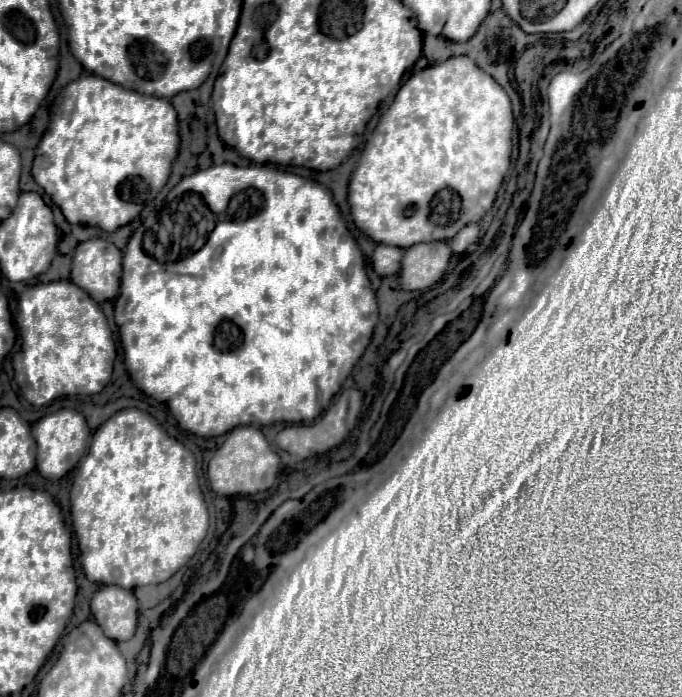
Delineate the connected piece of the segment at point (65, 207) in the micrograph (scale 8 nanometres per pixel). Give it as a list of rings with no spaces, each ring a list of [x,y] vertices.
[[[92,74],[70,82],[60,103],[57,111],[51,113],[48,130],[36,148],[32,176],[54,204],[60,206],[70,224],[90,224],[114,232],[134,220],[144,202],[154,200],[164,188],[180,142],[176,110],[166,98],[144,96]]]

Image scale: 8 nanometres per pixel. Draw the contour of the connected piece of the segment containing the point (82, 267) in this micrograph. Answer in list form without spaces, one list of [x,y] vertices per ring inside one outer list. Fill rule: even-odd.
[[[102,238],[80,242],[72,260],[72,282],[86,290],[96,302],[118,296],[122,274],[122,252]]]

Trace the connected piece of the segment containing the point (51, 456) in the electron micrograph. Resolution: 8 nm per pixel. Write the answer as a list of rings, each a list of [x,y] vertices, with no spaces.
[[[58,410],[50,416],[44,416],[32,426],[32,436],[36,440],[36,468],[48,480],[60,480],[66,476],[78,460],[86,454],[86,444],[90,438],[90,428],[84,416],[76,410]]]

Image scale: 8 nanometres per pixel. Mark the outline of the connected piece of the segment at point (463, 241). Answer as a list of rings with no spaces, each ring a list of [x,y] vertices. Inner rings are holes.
[[[468,224],[466,228],[462,228],[462,232],[458,232],[454,236],[454,240],[448,242],[448,246],[452,248],[454,254],[462,254],[468,250],[468,246],[472,246],[478,240],[478,224]]]

